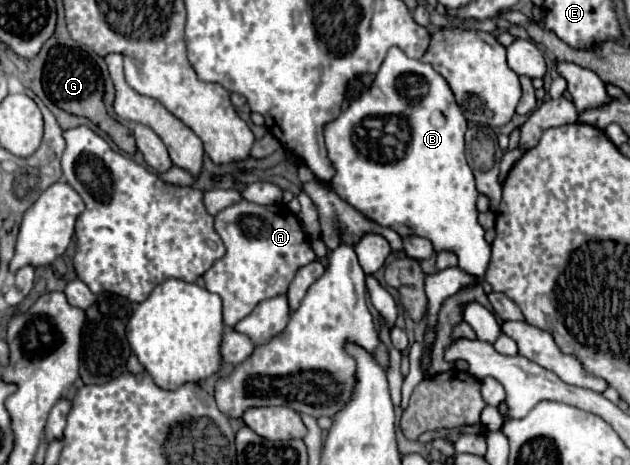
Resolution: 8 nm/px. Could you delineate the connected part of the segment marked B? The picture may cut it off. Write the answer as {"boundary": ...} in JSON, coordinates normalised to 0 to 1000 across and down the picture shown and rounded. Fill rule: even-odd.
{"boundary":[[[622,101],[597,157],[590,187],[530,260],[514,269],[514,303],[521,342],[530,359],[524,398],[540,428],[575,454],[600,484],[632,497],[638,510],[679,510],[692,544],[721,544],[727,553],[727,574],[749,591],[776,632],[781,617],[771,604],[771,583],[778,570],[778,527],[768,518],[768,488],[756,471],[759,406],[740,346],[740,277],[743,260],[733,247],[708,170],[702,170],[702,161],[683,135],[651,127],[641,118],[641,110]]]}

